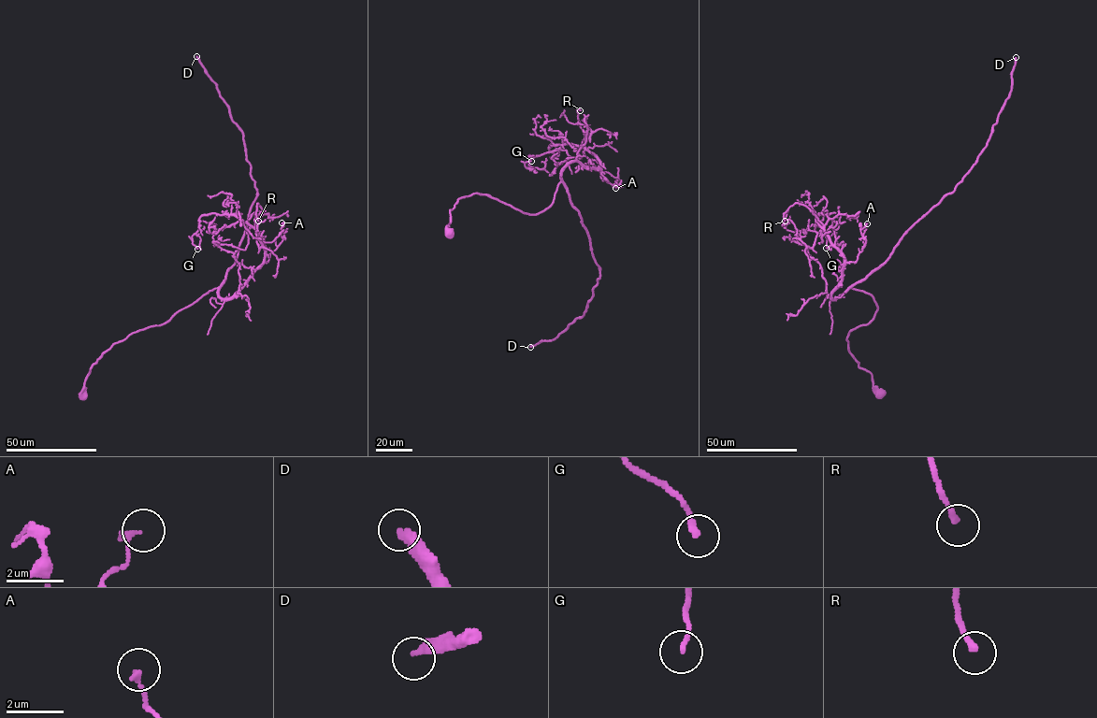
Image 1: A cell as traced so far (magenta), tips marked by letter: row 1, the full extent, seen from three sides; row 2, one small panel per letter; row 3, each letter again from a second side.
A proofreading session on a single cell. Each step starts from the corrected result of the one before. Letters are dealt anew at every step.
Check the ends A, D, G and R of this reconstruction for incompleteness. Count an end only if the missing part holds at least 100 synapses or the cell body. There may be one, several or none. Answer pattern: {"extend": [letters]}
{"extend": ["D"]}

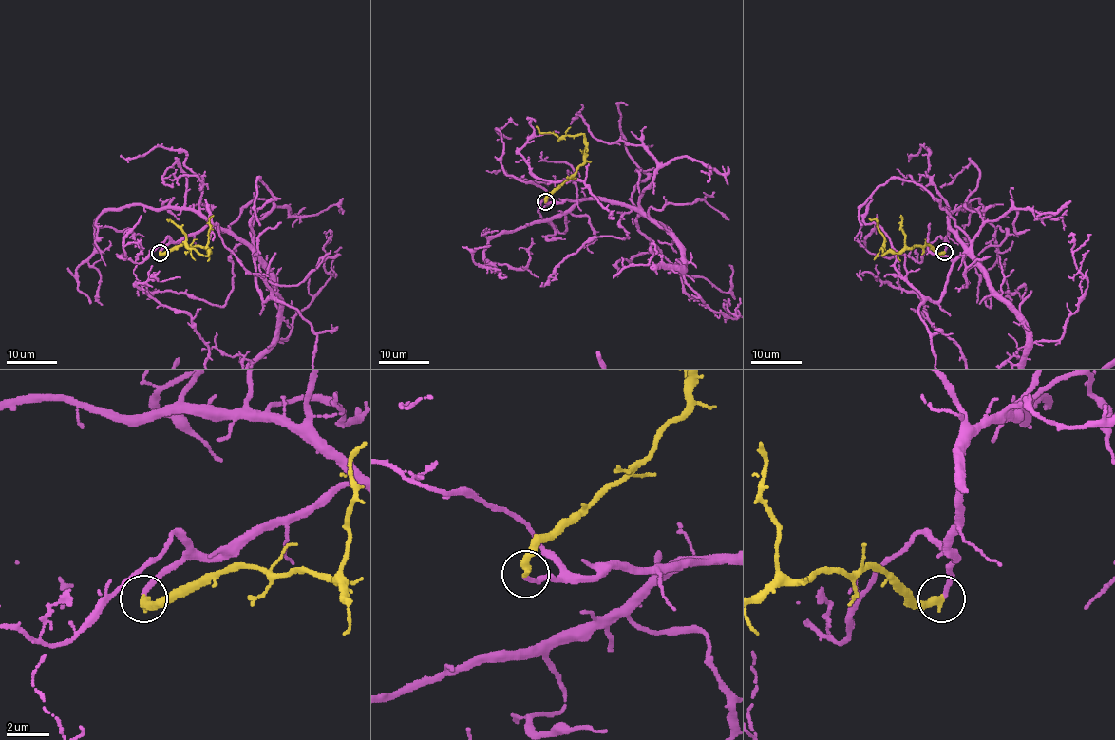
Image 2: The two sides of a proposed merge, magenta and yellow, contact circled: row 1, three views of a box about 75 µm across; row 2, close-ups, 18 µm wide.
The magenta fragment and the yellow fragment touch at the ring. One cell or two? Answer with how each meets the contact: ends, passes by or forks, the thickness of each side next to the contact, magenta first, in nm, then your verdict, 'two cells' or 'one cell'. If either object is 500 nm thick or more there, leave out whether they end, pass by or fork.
magenta ends; yellow ends; calibres 220 and 360 nm; one cell

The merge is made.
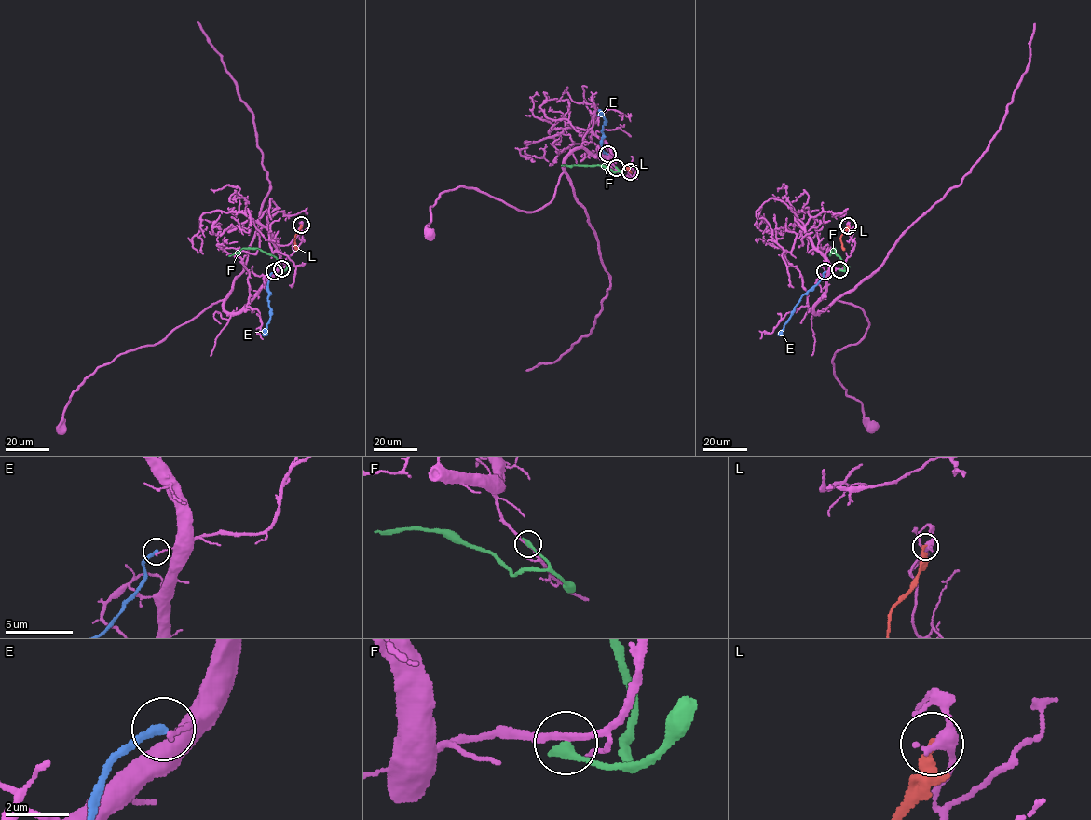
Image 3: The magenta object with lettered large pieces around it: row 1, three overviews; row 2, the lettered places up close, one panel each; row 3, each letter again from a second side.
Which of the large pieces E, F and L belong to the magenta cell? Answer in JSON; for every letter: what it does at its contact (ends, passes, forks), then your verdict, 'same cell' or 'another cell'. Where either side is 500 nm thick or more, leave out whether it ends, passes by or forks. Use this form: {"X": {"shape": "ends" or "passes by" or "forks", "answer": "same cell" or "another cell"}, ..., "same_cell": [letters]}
{"E": {"shape": "ends", "answer": "another cell"}, "F": {"shape": "ends", "answer": "another cell"}, "L": {"shape": "ends", "answer": "another cell"}, "same_cell": []}

